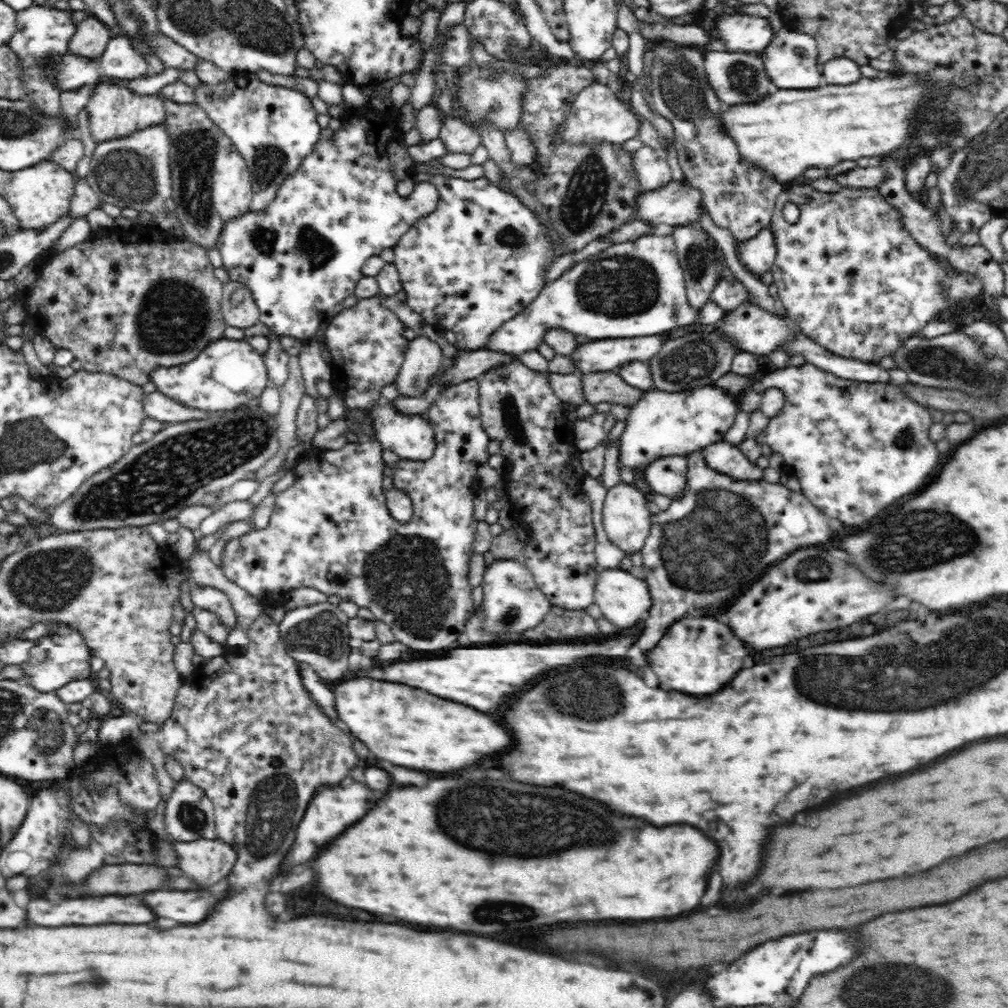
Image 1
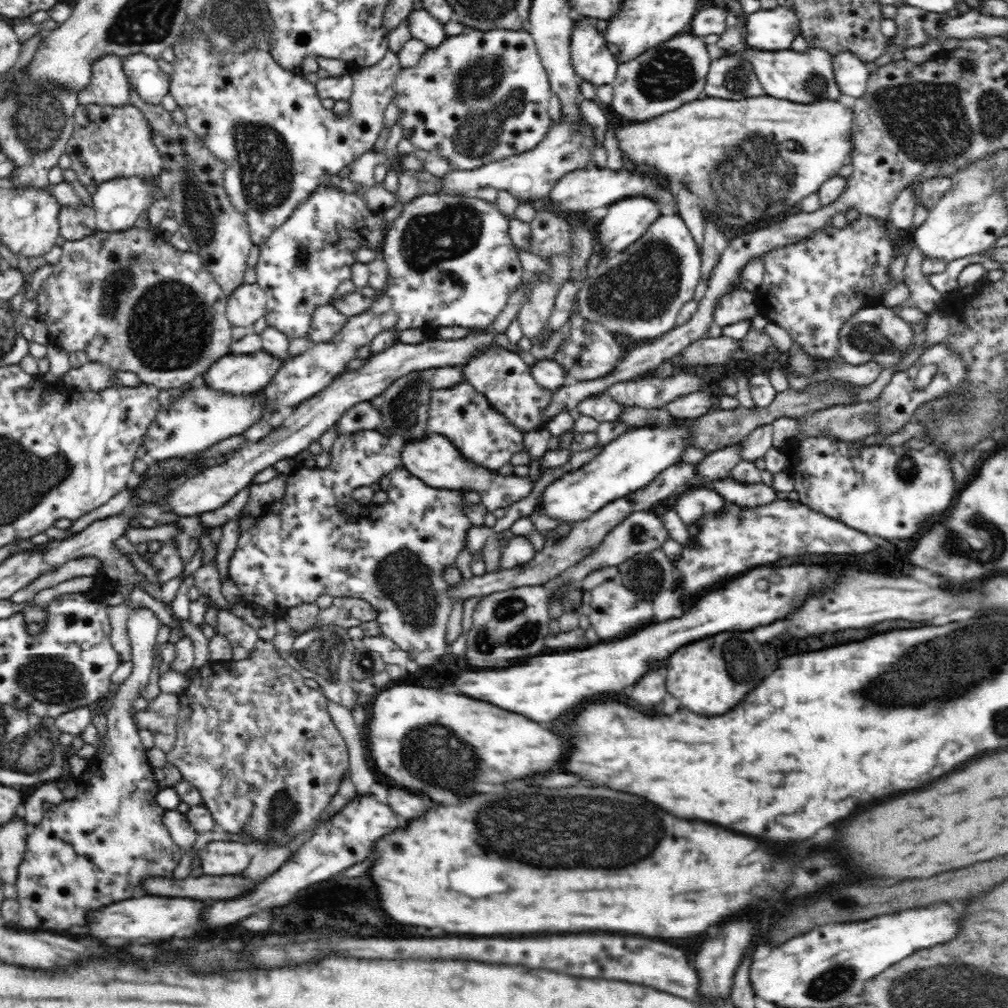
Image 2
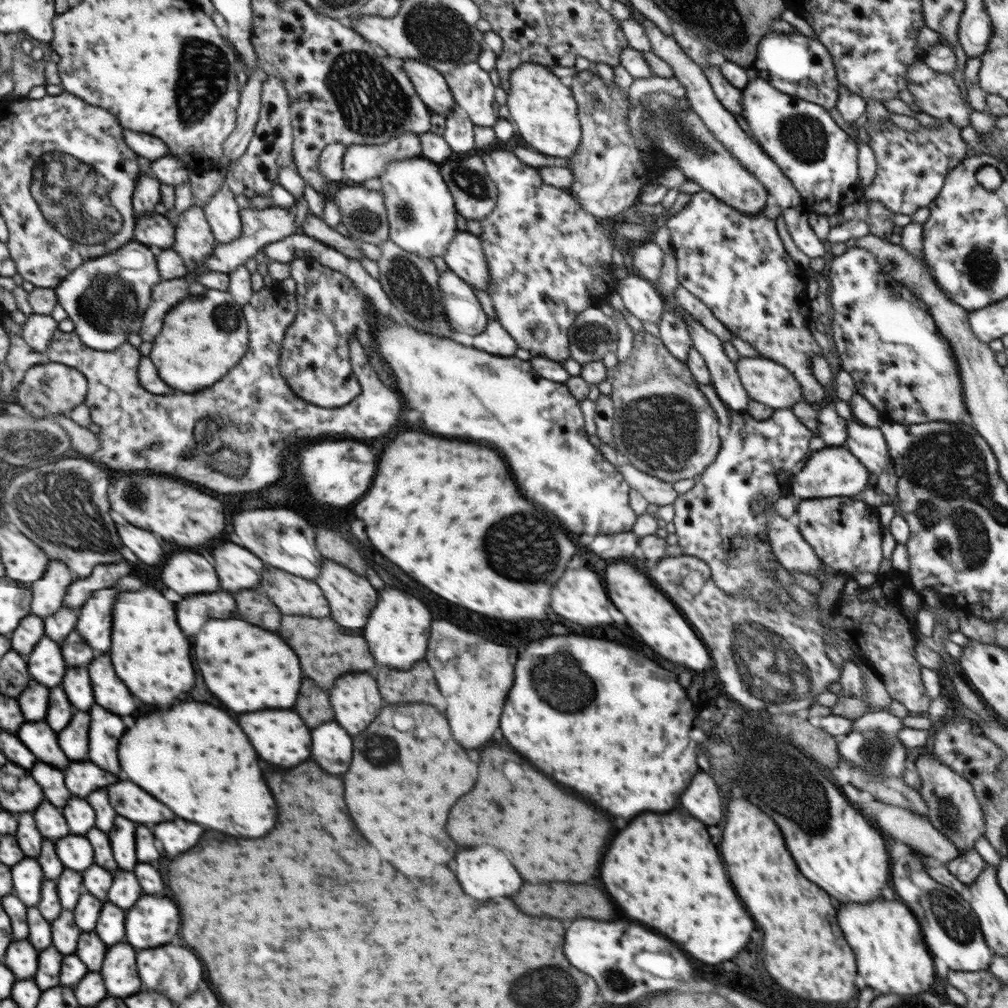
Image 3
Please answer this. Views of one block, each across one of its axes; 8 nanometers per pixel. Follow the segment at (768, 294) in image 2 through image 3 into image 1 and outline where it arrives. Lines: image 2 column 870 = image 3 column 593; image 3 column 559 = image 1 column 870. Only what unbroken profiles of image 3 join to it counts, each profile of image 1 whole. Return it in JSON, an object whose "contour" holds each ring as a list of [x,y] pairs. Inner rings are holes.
{"contour":[[[810,184],[789,186],[786,190],[778,195],[773,210],[773,217],[769,224],[772,233],[774,233],[774,241],[776,241],[776,258],[772,265],[771,272],[773,282],[778,288],[778,294],[782,301],[786,314],[796,323],[802,330],[802,333],[816,342],[819,346],[826,348],[832,354],[850,358],[866,363],[878,363],[886,356],[894,355],[911,337],[921,334],[924,326],[930,322],[940,312],[940,310],[949,310],[953,316],[950,320],[957,323],[957,319],[962,312],[962,316],[968,312],[968,308],[978,302],[984,294],[982,288],[982,279],[970,273],[954,270],[944,260],[934,259],[934,254],[922,245],[916,242],[916,239],[910,235],[910,231],[904,227],[902,223],[902,213],[896,207],[890,205],[884,195],[874,188],[854,188],[842,187],[840,190],[834,190],[834,193],[822,192],[810,187]],[[786,202],[796,204],[800,210],[797,222],[790,223],[784,219],[782,209]]]}

